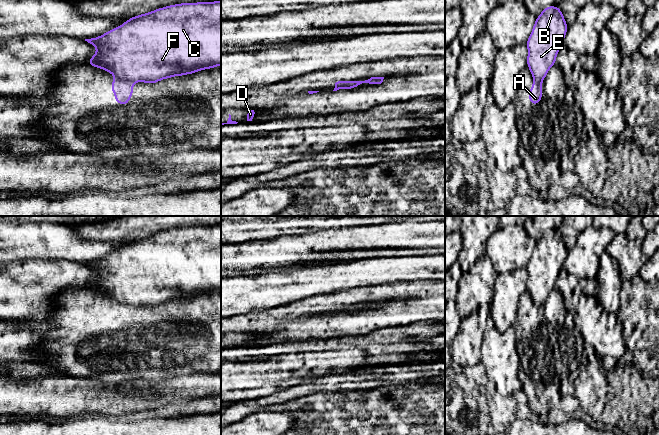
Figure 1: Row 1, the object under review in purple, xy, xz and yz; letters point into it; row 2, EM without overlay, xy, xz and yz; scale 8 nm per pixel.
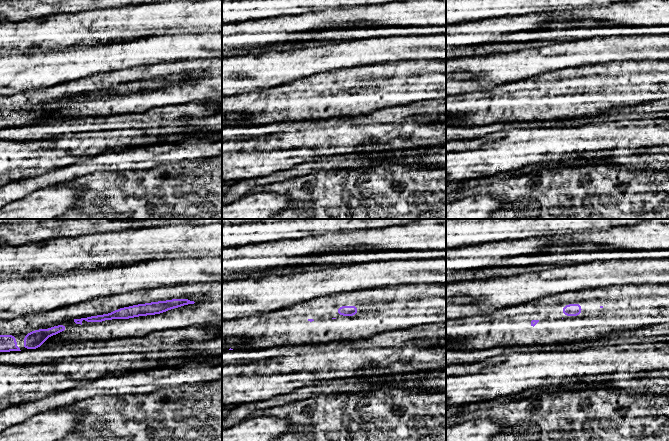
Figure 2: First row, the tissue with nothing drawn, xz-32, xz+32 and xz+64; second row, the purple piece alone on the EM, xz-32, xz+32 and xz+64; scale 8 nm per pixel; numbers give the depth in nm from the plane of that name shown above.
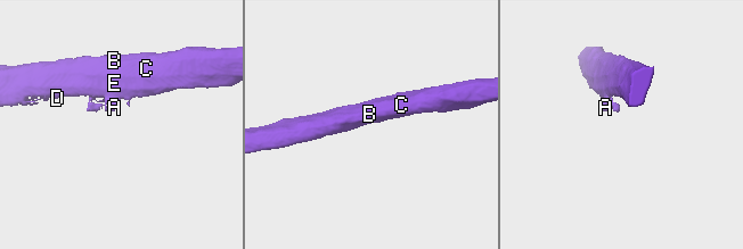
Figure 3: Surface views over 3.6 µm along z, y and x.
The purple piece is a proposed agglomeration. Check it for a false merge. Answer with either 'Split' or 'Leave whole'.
Split

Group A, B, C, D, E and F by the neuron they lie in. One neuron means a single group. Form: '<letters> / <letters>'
A / B C D E F

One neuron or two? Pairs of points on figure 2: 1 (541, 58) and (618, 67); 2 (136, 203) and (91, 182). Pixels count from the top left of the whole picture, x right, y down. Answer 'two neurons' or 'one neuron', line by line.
1: two neurons
2: one neuron

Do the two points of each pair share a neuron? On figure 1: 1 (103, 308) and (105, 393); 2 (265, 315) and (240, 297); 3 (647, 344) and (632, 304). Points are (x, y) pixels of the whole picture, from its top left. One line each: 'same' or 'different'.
1: different
2: different
3: same

